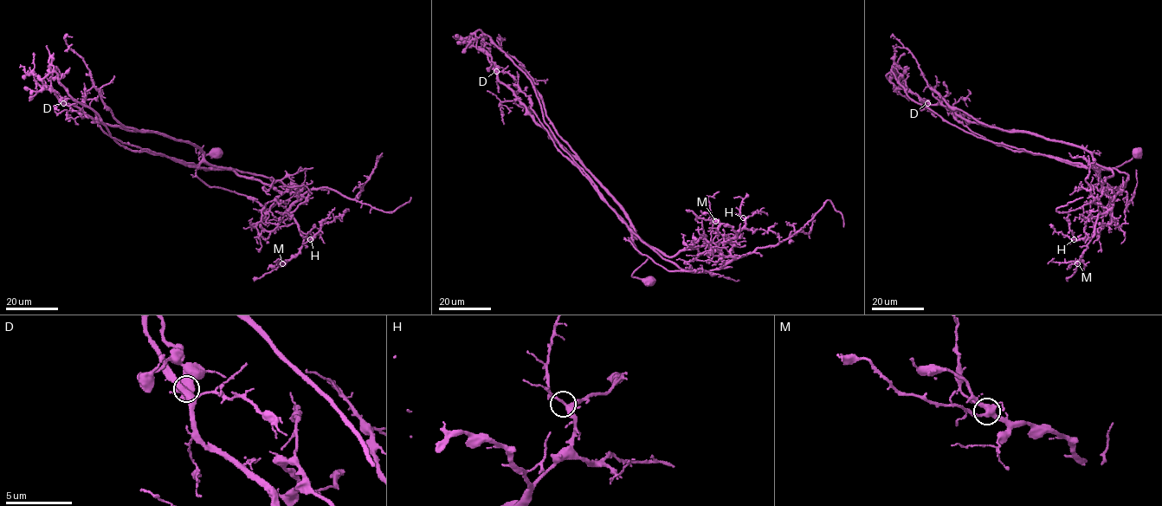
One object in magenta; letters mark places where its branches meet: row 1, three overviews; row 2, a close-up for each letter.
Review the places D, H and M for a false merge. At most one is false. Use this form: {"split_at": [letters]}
{"split_at": ["D"]}

